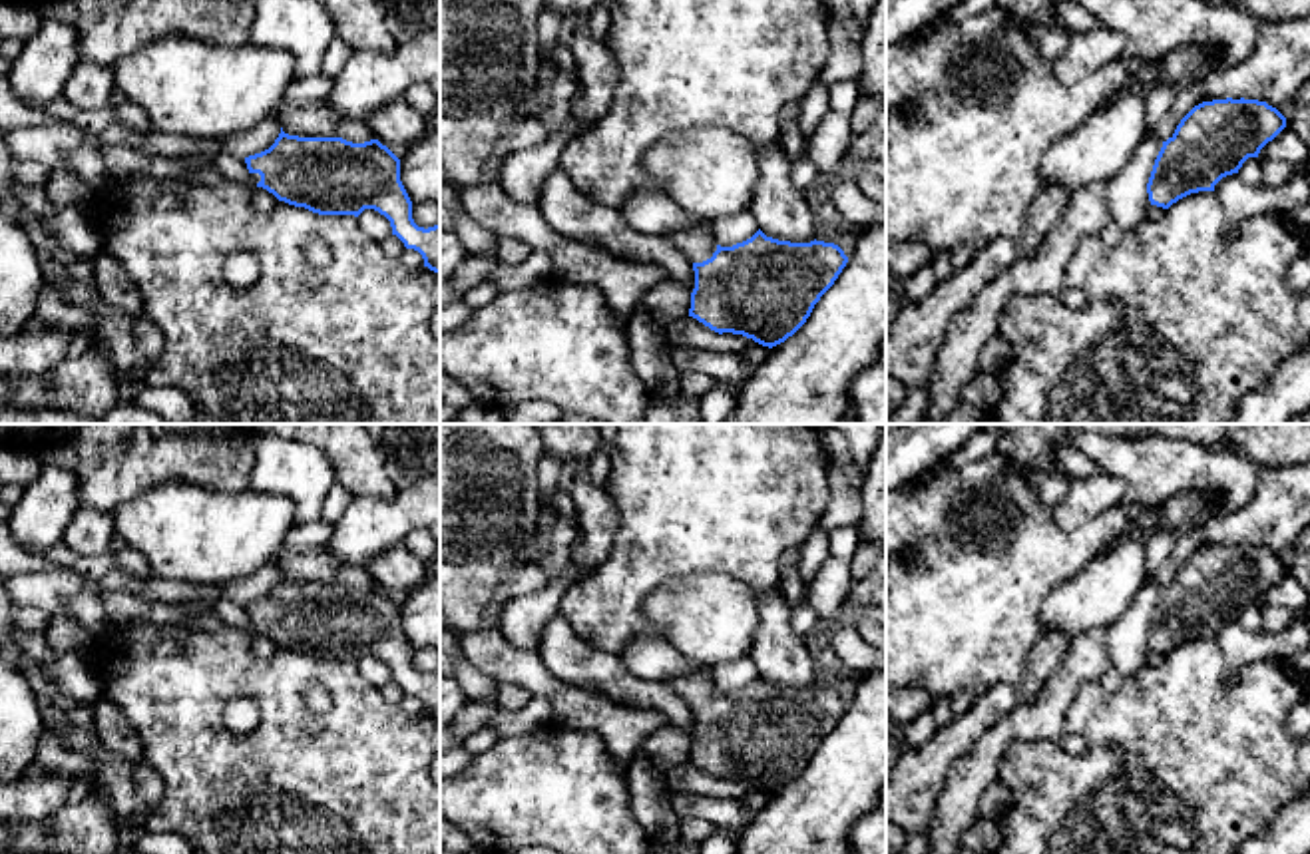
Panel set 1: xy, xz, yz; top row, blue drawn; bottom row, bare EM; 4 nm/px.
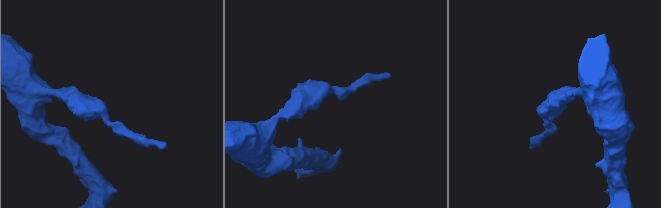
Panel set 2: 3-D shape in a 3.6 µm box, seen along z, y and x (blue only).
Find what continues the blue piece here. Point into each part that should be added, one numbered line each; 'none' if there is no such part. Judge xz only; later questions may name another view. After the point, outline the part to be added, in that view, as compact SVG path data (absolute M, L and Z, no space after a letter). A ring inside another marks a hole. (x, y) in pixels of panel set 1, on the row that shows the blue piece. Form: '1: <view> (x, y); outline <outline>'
1: xz (695, 241); outline M691 217L687 227L673 231L667 239L691 263L703 263L717 251L711 235L711 221L703 217Z

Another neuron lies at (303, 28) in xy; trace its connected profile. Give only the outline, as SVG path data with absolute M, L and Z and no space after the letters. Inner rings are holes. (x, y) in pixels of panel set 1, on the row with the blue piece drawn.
M253 0L249 42L293 56L295 78L315 78L336 36L334 18L315 0Z

